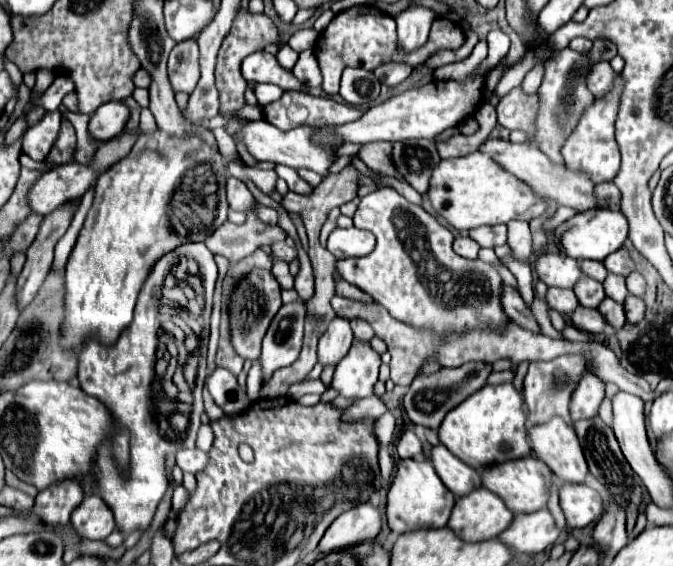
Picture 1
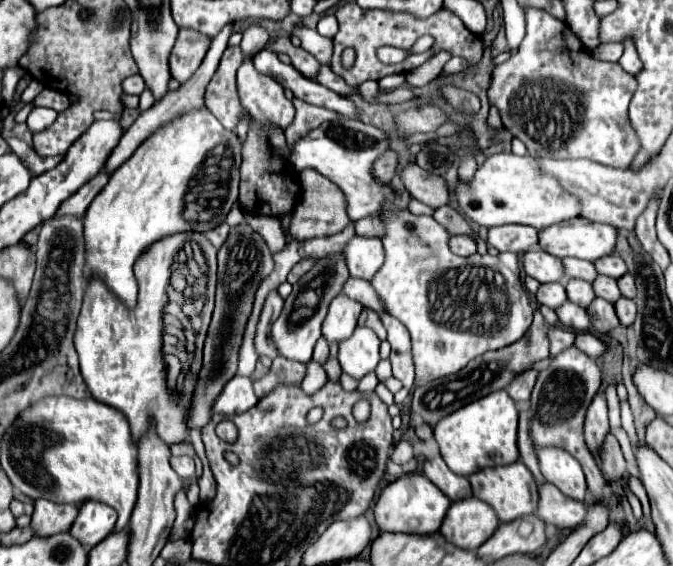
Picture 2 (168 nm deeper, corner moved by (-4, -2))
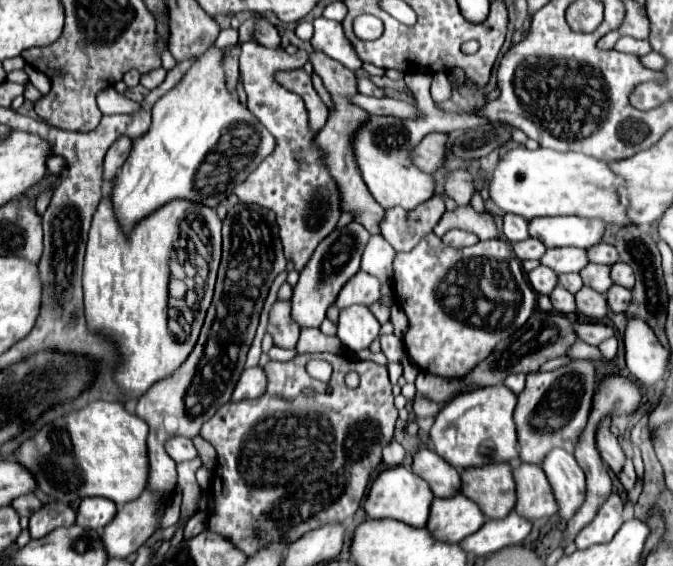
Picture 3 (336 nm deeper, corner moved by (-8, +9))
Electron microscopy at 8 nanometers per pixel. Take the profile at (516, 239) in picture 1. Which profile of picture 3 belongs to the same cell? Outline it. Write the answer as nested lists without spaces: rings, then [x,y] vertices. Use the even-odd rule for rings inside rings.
[[[429,232],[411,252],[397,252],[393,260],[393,292],[399,308],[409,318],[409,332],[405,334],[405,350],[415,364],[437,376],[465,376],[483,356],[489,356],[495,344],[511,332],[519,330],[537,308],[537,294],[525,280],[519,258],[515,258],[511,244],[493,238],[477,242],[465,250],[445,246],[435,232]]]

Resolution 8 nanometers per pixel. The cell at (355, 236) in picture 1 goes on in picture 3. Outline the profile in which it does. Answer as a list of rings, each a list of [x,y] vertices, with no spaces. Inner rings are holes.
[[[373,234],[365,246],[361,258],[361,270],[379,278],[381,282],[391,282],[393,256],[395,256],[393,246],[381,234]]]

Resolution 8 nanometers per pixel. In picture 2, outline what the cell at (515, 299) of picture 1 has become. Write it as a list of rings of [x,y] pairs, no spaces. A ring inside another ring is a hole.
[[[551,327],[551,329],[549,329],[551,357],[555,357],[555,355],[563,353],[565,349],[573,347],[573,345],[575,345],[575,337],[577,337],[575,331],[569,331],[569,329],[563,329],[563,327]]]

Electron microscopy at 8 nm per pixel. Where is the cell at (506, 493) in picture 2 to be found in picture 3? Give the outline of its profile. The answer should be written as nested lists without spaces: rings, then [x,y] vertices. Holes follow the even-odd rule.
[[[507,462],[485,464],[479,468],[463,470],[463,492],[479,502],[487,518],[503,518],[515,508],[517,486],[513,468]]]

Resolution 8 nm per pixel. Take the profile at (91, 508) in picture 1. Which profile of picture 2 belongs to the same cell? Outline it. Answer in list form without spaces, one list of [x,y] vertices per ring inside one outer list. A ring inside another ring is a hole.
[[[85,501],[79,507],[79,515],[71,527],[71,535],[83,543],[83,547],[91,549],[101,543],[115,527],[117,515],[111,507],[99,501]]]

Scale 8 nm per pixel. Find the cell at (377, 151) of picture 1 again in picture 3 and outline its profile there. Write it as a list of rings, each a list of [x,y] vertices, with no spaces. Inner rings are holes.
[[[453,170],[449,174],[445,174],[443,180],[443,192],[447,196],[451,196],[459,206],[469,204],[475,188],[473,188],[473,178],[467,170]]]

